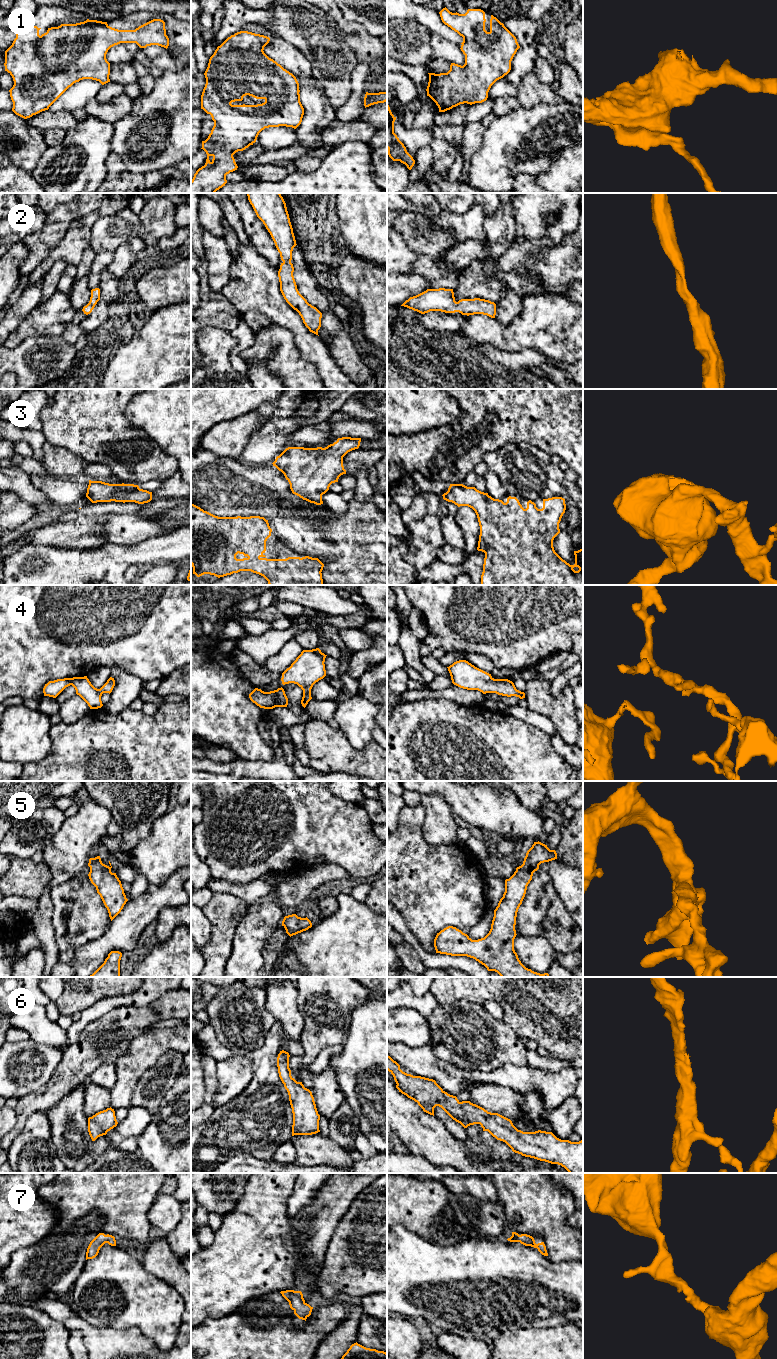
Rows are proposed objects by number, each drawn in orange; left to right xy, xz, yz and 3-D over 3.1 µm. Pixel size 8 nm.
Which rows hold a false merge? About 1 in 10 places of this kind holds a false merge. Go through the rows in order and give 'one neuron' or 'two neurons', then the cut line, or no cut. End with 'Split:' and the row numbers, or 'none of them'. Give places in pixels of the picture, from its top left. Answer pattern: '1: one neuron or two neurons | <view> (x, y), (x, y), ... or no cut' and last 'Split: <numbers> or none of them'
1: one neuron | no cut
2: one neuron | no cut
3: one neuron | no cut
4: one neuron | no cut
5: one neuron | no cut
6: one neuron | no cut
7: one neuron | no cut
Split: none of them

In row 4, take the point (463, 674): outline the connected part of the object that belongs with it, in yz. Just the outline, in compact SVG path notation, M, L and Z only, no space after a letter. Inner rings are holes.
M459 660L450 665L448 671L452 683L467 690L478 690L483 694L496 693L502 696L525 698L525 693L516 689L508 679L494 679L491 674L475 667L466 660Z

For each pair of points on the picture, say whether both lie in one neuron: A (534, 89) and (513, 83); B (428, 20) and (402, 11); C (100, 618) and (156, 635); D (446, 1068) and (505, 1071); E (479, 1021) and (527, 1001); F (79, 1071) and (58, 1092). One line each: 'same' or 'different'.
A: different
B: same
C: same
D: same
E: different
F: same

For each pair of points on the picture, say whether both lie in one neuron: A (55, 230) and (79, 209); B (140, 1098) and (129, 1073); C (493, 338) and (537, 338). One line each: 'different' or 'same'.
A: same
B: different
C: same

